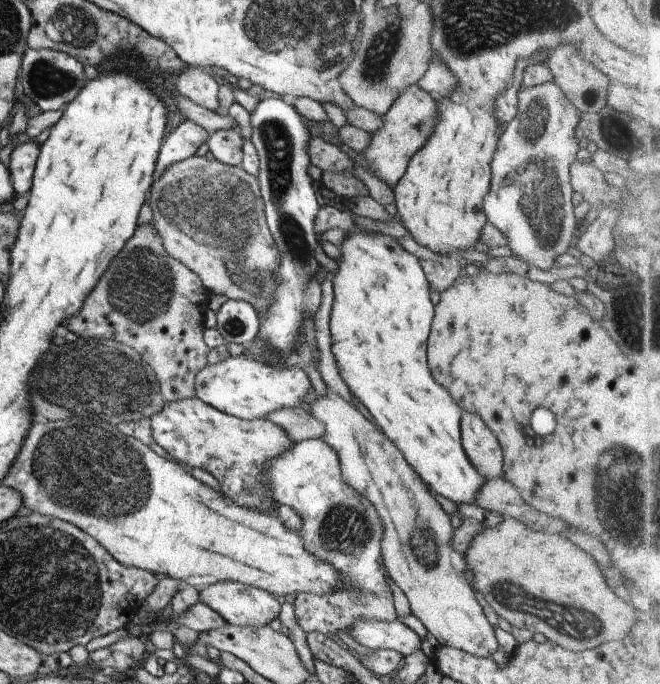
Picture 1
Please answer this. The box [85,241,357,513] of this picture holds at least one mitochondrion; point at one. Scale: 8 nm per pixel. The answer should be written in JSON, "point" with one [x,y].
{"point":[143,278]}

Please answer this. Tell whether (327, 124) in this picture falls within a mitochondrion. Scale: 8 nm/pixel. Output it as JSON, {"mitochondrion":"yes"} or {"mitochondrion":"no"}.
{"mitochondrion":"no"}

